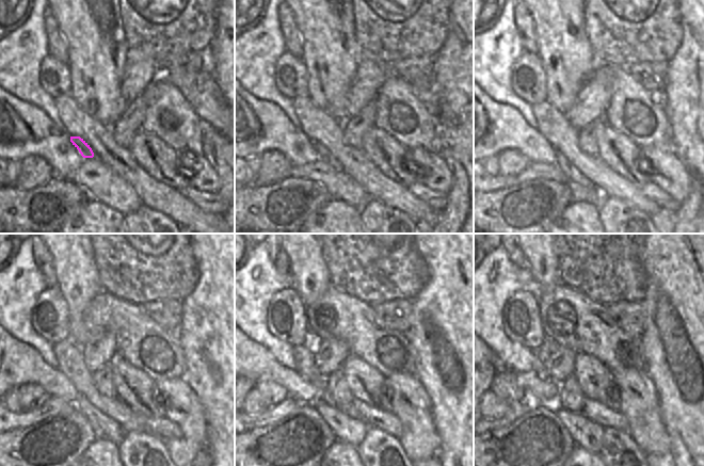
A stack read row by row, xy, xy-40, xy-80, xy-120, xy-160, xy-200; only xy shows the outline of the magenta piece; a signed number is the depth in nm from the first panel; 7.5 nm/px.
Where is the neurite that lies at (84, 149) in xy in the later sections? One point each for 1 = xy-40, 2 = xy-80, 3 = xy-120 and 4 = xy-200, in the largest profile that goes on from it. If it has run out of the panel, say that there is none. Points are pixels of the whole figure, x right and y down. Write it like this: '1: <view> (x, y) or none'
1: xy-40 (324, 155)
2: xy-80 (572, 174)
3: xy-120 (105, 428)
4: xy-200 (586, 433)

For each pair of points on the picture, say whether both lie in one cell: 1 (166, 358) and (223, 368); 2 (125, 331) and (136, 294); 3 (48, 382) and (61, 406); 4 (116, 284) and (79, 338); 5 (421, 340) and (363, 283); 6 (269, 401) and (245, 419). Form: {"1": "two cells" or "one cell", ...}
{"1": "two cells", "2": "two cells", "3": "two cells", "4": "two cells", "5": "two cells", "6": "two cells"}

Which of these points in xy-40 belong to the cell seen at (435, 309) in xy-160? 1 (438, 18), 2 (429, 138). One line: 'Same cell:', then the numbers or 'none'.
Same cell: none

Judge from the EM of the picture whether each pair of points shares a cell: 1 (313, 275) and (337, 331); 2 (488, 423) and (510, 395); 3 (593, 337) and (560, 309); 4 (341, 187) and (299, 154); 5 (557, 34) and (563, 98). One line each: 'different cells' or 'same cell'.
1: different cells
2: different cells
3: same cell
4: different cells
5: same cell

